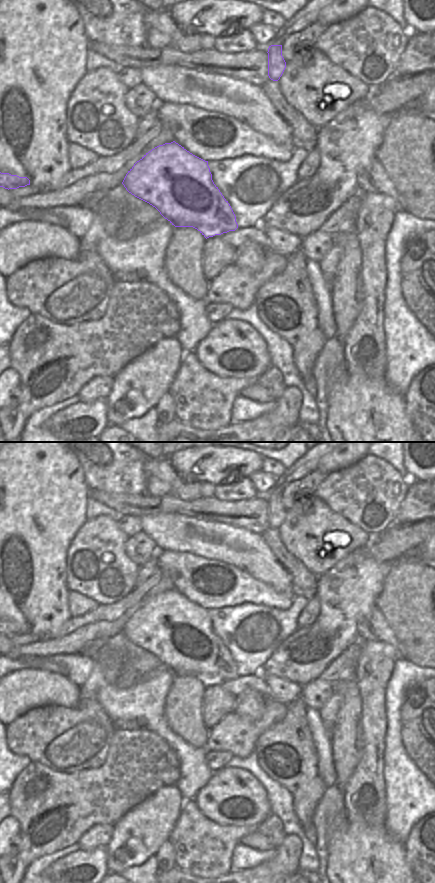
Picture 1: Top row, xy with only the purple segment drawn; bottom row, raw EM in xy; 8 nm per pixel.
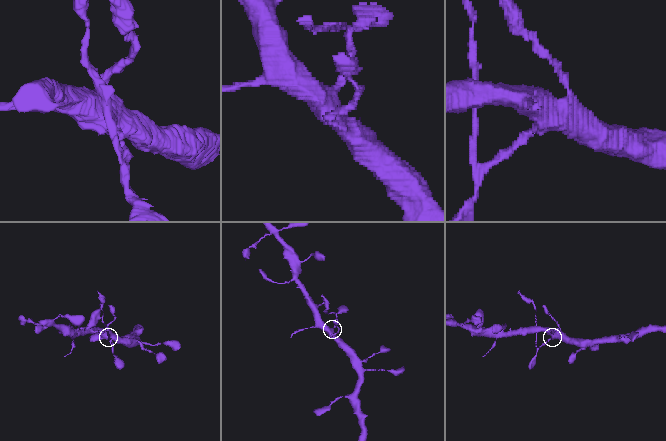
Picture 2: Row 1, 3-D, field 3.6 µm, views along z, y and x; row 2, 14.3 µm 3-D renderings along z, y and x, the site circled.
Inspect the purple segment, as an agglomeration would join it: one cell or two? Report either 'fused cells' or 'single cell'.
single cell

